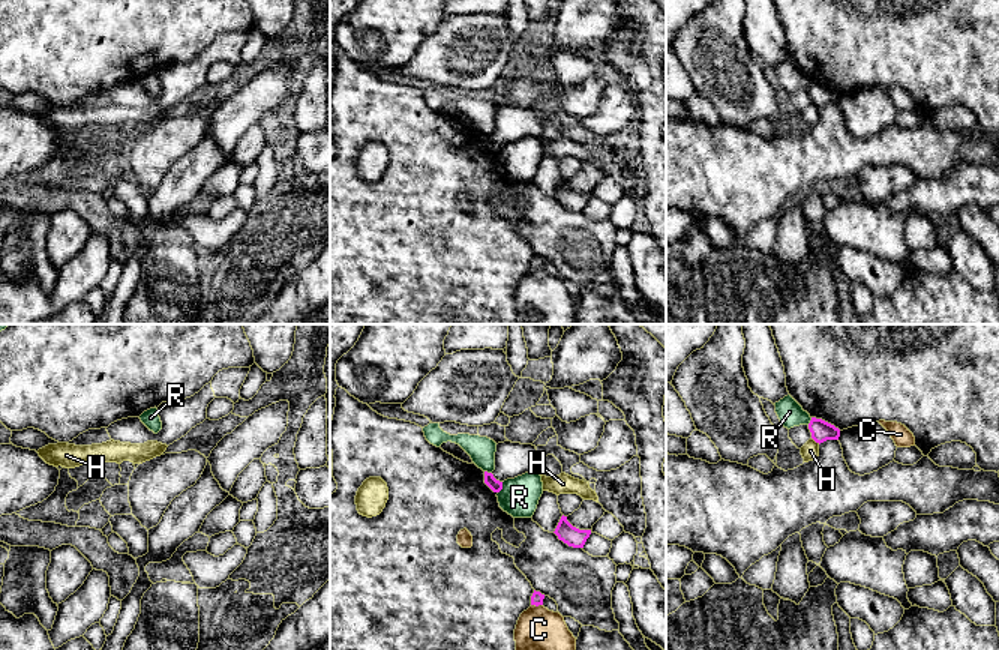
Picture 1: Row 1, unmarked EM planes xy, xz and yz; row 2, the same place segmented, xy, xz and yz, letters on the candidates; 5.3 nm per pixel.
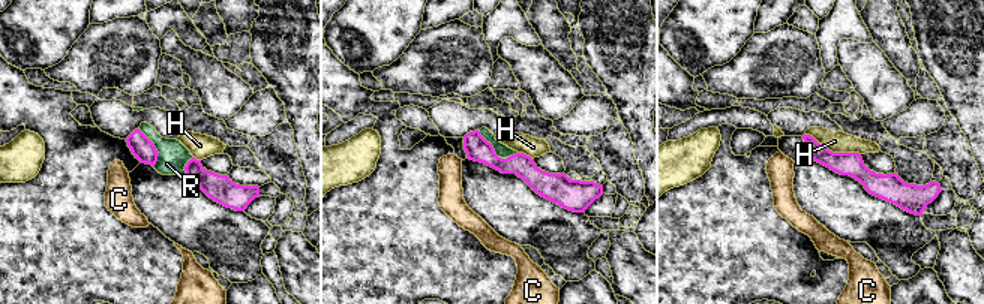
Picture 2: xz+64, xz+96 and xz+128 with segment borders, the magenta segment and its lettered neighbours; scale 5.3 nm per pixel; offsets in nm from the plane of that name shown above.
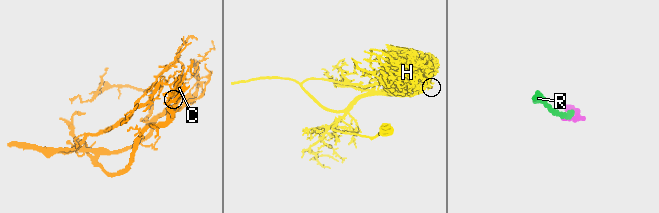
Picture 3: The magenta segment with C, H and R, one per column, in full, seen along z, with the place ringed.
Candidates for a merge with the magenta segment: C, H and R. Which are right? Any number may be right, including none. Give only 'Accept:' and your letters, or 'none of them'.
Accept: none of them

